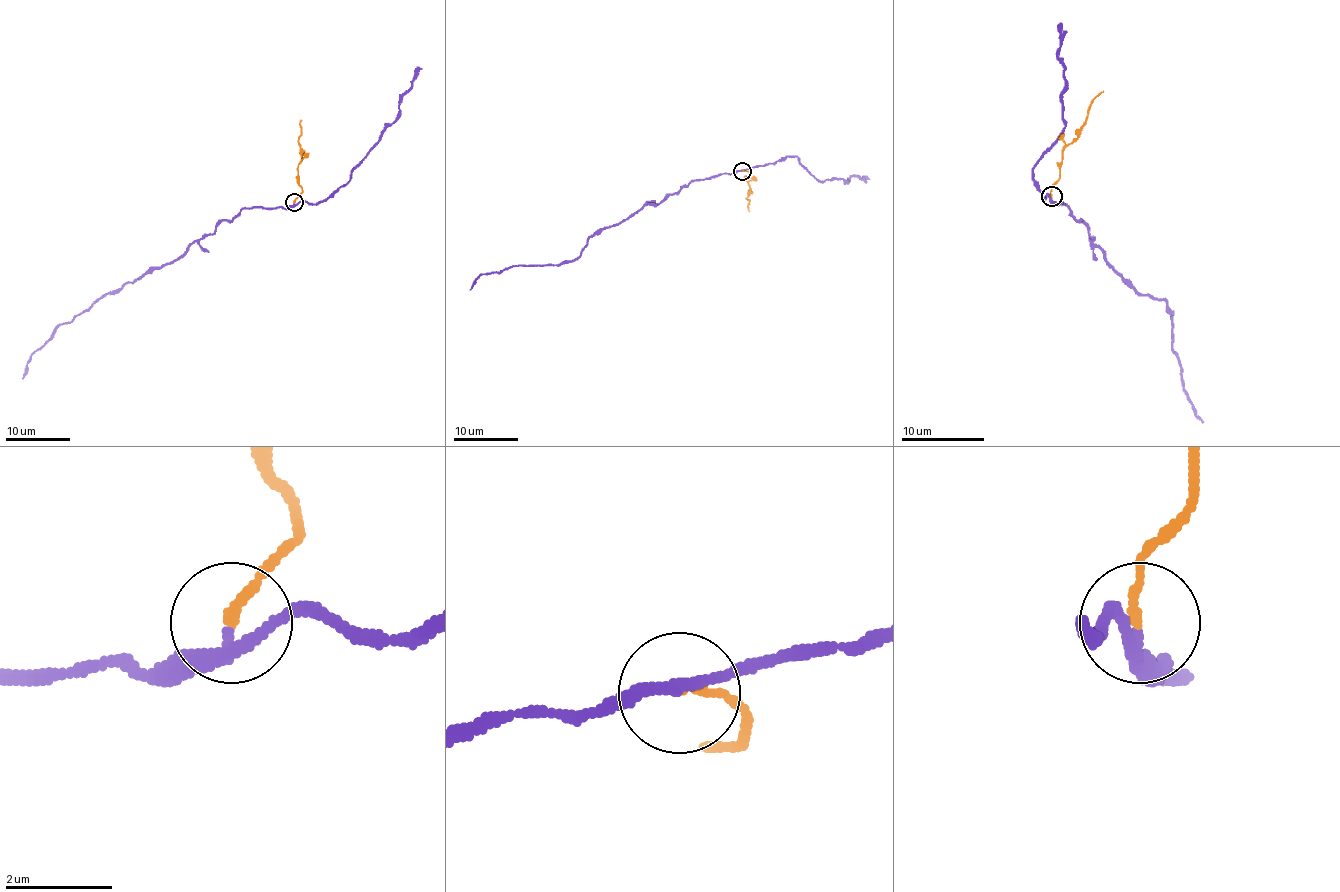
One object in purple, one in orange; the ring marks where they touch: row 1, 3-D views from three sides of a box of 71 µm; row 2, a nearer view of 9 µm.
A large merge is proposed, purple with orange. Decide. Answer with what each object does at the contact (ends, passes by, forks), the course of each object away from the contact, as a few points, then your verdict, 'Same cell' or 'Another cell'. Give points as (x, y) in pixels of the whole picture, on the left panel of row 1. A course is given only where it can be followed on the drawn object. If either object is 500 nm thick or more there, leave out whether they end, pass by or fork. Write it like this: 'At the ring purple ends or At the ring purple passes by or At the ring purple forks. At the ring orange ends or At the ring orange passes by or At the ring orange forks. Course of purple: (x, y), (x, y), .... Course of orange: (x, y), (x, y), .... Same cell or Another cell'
At the ring purple passes by. At the ring orange ends. Course of purple: (294, 203), (244, 208), (178, 258), (103, 293), (63, 323), (31, 356), (23, 379). Course of orange: (294, 202), (302, 190), (299, 184), (302, 119). Another cell

